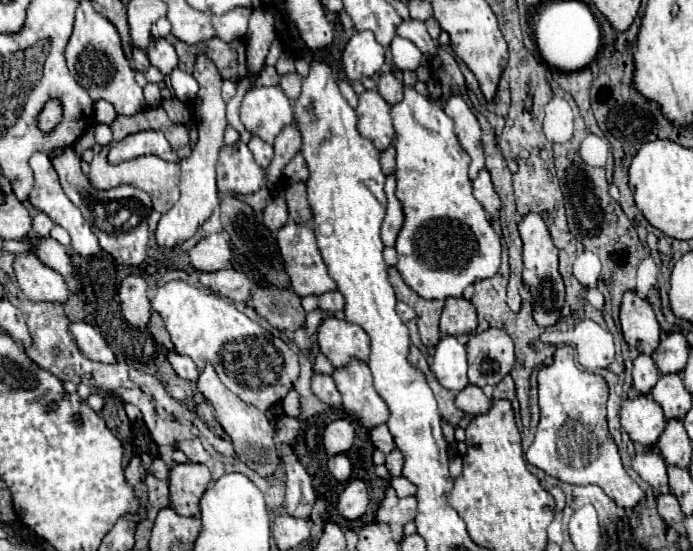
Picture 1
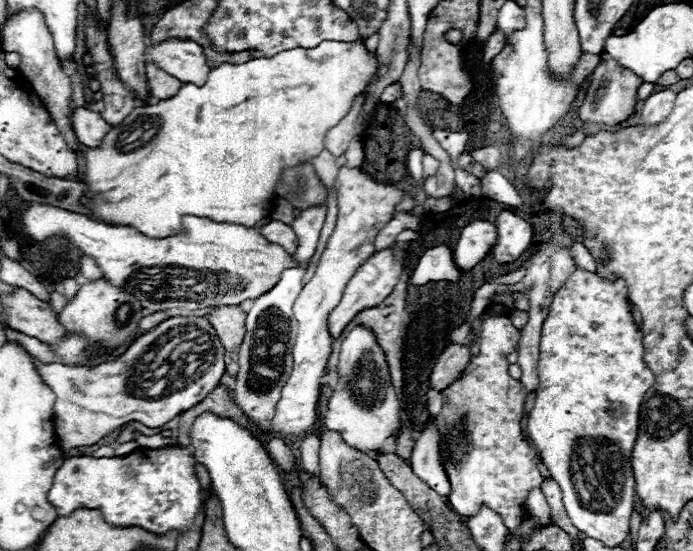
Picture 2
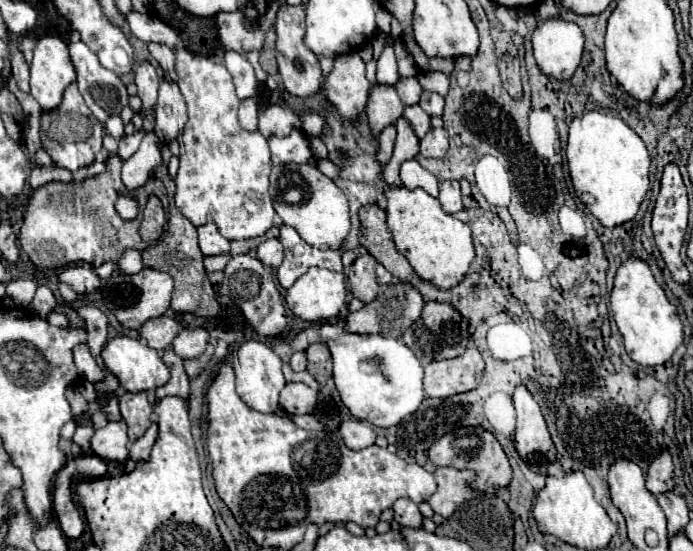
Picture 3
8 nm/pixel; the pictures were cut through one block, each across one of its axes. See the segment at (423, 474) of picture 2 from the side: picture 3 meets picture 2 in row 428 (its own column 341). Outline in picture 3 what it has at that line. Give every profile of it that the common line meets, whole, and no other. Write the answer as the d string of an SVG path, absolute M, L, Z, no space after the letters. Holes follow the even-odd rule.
M350 418L350 420L344 420L338 428L344 444L350 448L350 450L362 450L366 446L372 446L374 440L376 440L376 434L372 430L372 426L364 420L356 420L356 418Z

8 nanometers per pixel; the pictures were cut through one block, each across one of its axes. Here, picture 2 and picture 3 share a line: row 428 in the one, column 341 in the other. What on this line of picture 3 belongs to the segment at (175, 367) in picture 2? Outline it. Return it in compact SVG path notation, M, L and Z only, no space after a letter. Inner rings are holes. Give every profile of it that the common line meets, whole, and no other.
M358 52L336 56L324 92L342 118L354 120L364 110L370 88L372 84L366 80L366 64Z

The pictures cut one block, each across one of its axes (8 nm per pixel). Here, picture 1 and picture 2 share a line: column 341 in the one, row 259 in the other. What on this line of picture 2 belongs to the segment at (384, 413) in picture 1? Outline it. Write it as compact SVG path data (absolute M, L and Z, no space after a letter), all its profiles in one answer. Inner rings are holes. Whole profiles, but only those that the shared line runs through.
M386 248L382 252L374 252L350 278L350 282L346 284L344 296L340 300L340 304L330 312L328 316L328 332L330 336L336 340L340 338L340 334L344 332L344 328L350 324L350 320L362 312L362 308L374 308L374 304L380 304L386 296L390 296L390 292L396 286L396 280L402 272L402 264L398 264L392 256L392 248Z

